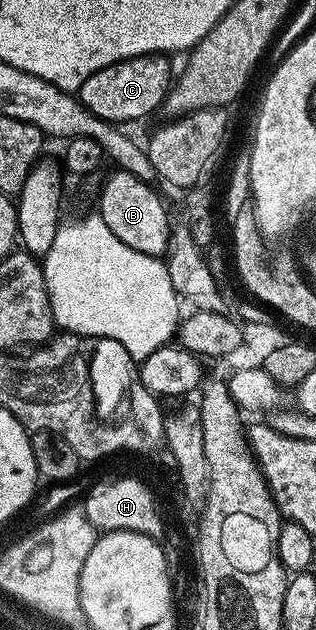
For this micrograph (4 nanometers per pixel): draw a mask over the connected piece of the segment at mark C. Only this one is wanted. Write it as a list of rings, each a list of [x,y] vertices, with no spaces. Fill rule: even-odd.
[[[166,55],[134,56],[113,66],[105,66],[105,70],[97,70],[97,74],[89,74],[89,78],[85,78],[79,87],[77,97],[83,107],[92,111],[97,118],[116,125],[127,119],[150,117],[152,111],[160,107],[170,69],[171,60]]]

